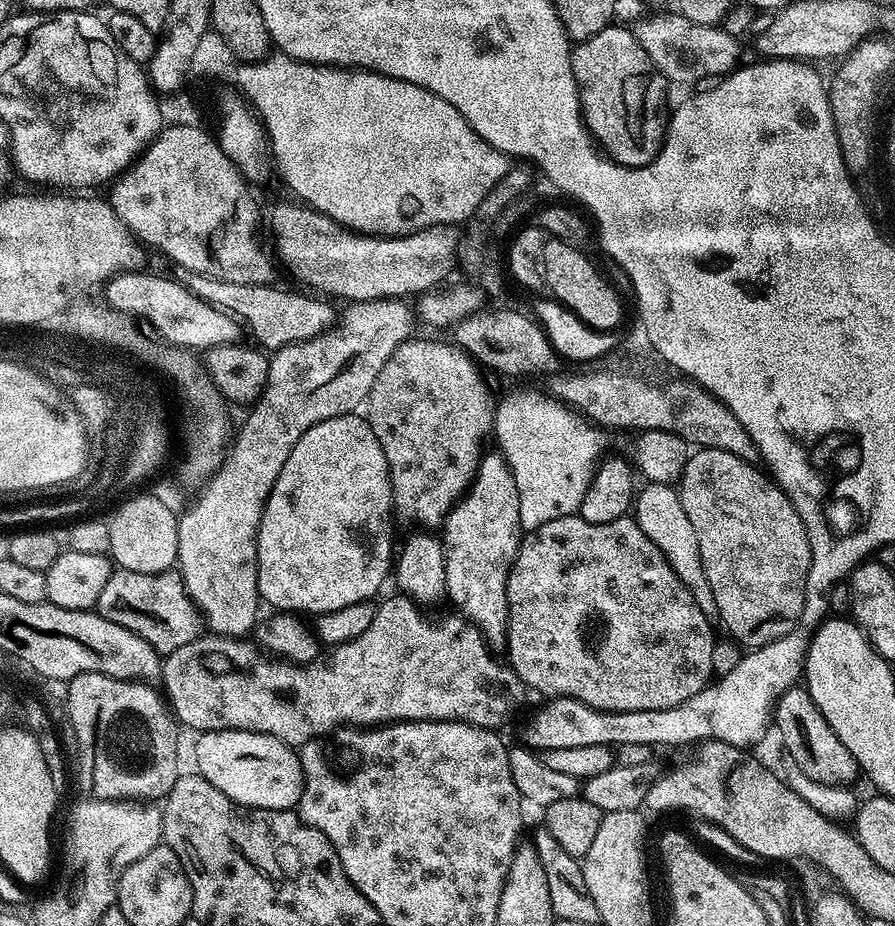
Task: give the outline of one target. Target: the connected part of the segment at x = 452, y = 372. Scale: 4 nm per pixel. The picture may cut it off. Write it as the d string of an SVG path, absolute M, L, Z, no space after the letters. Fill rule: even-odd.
M413 338L406 340L398 346L398 350L394 350L394 354L386 362L386 366L382 366L382 374L378 374L378 378L374 378L374 386L370 390L366 401L366 419L368 425L374 430L374 438L378 438L378 446L382 446L382 454L386 454L386 462L388 463L388 473L392 479L392 502L397 509L400 508L408 516L417 516L421 520L421 525L432 526L428 524L443 525L444 518L452 505L467 491L468 485L475 476L476 467L479 464L479 458L482 454L480 446L484 439L489 439L490 433L494 428L496 418L496 404L492 400L492 394L484 385L480 378L481 369L475 360L468 353L456 347L455 343L447 342L443 344L440 340L419 340Z

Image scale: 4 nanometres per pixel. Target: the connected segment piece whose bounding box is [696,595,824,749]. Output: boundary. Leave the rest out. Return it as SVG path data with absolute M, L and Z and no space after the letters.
M811 595L803 599L802 614L794 630L764 647L745 653L746 656L740 659L720 680L715 679L696 694L696 704L702 704L702 708L708 708L708 712L712 712L712 720L708 720L708 734L711 739L724 741L743 749L752 748L754 747L752 745L763 740L766 734L765 729L768 724L770 726L776 701L786 690L795 687L795 684L801 679L811 635L823 623L823 614L812 612L813 602Z

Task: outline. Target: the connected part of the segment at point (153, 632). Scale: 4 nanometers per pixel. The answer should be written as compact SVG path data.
M116 568L102 589L95 611L102 618L142 637L155 652L161 654L178 650L202 635L201 614L188 597L186 586L176 570L138 574L134 570Z

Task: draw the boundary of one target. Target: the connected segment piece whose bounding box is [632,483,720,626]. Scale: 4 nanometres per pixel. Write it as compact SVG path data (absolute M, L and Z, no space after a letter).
M647 483L643 487L641 492L639 489L632 507L636 524L662 550L663 556L670 562L670 566L678 575L679 580L693 595L698 610L701 610L706 620L714 626L719 625L718 604L714 599L714 594L711 593L710 582L707 581L705 570L702 567L698 536L694 531L694 526L690 523L690 518L682 509L679 491L673 485L668 484Z

